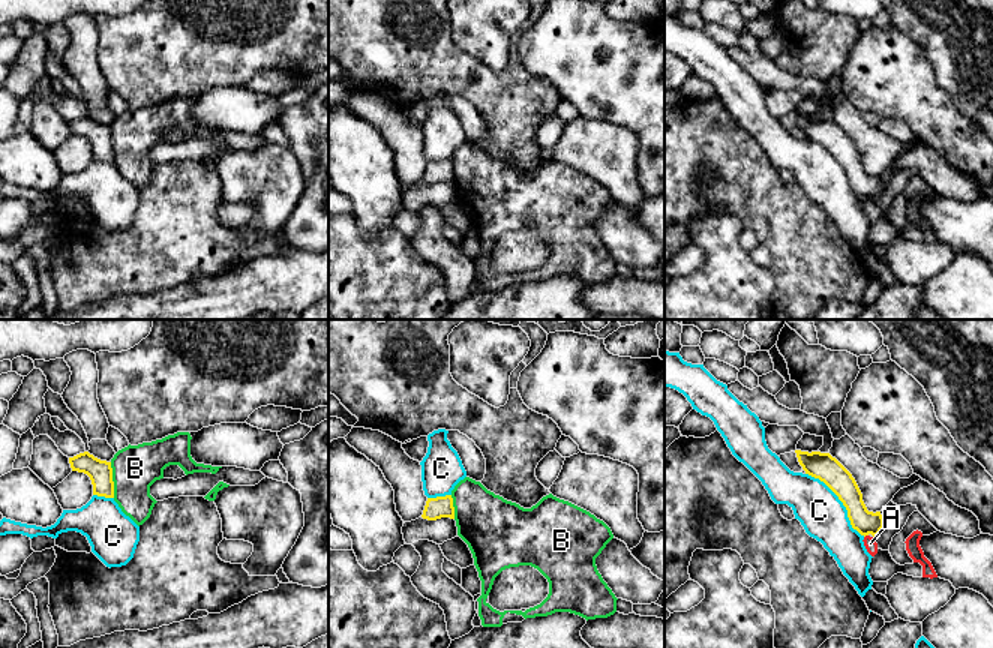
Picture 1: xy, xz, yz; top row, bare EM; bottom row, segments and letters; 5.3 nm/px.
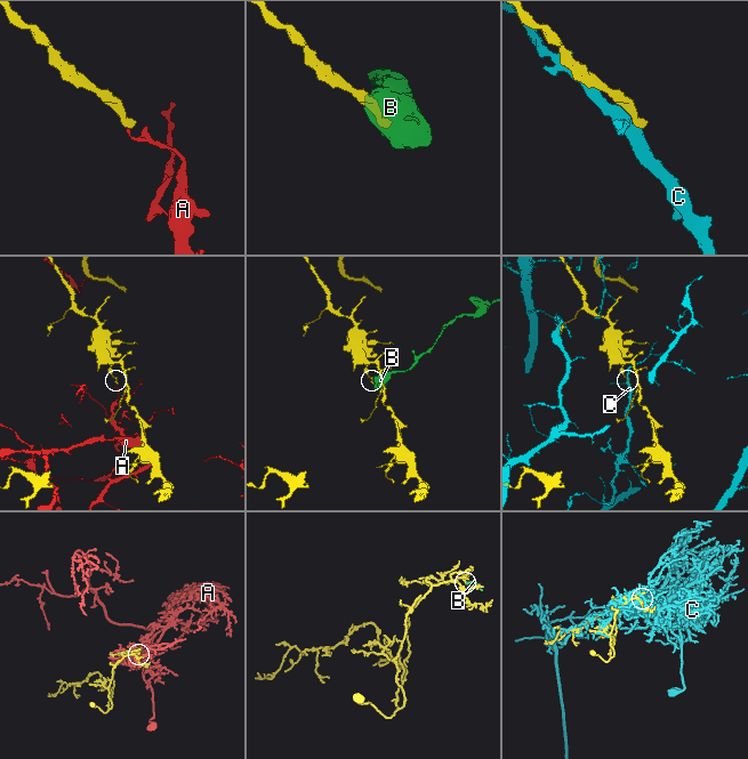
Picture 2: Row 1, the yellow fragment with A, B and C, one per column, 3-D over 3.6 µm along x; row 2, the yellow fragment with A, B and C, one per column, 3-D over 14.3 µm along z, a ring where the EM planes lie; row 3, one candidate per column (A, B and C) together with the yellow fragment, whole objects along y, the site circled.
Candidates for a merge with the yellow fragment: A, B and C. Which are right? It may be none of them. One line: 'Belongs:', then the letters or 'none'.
Belongs: none

